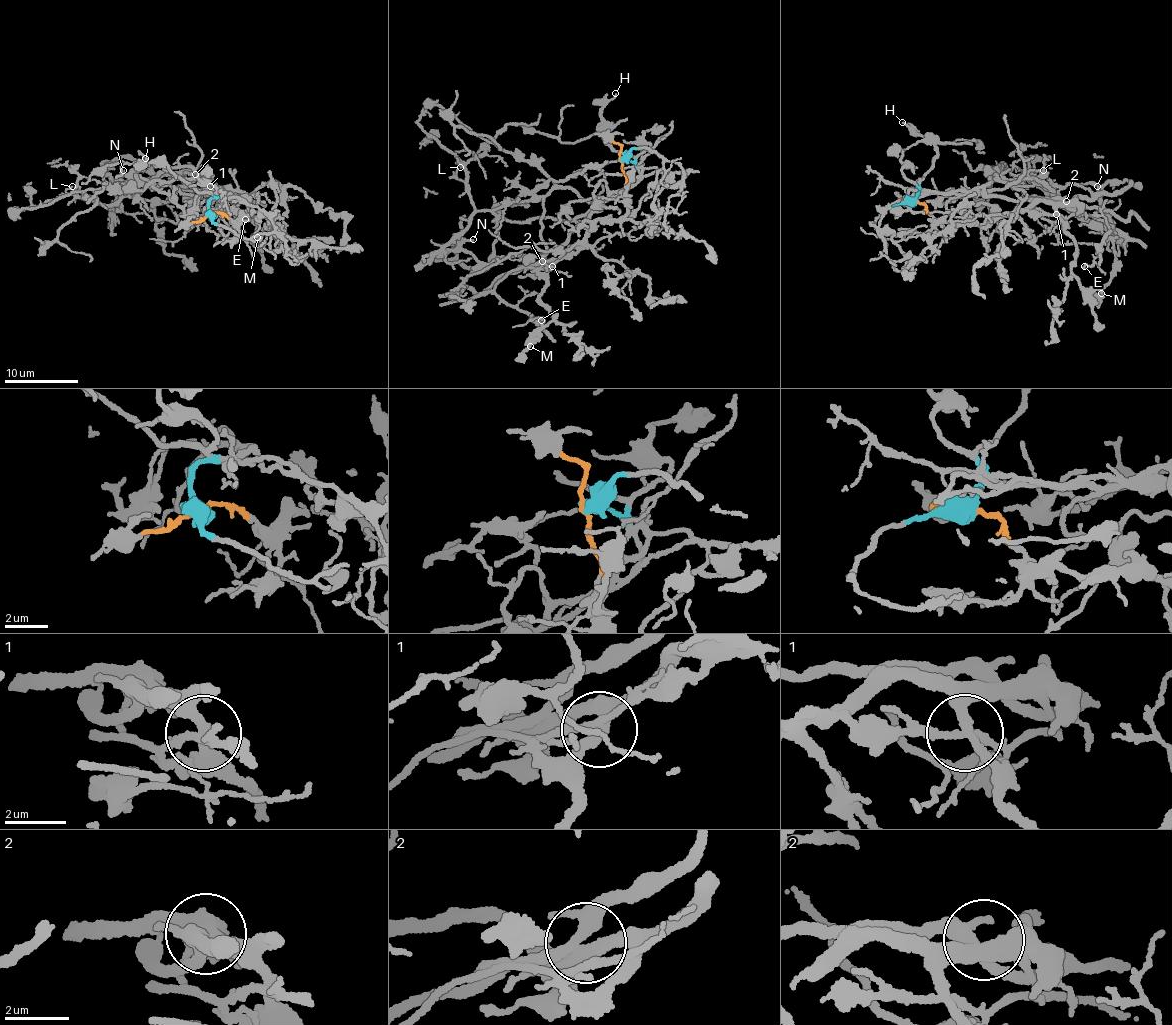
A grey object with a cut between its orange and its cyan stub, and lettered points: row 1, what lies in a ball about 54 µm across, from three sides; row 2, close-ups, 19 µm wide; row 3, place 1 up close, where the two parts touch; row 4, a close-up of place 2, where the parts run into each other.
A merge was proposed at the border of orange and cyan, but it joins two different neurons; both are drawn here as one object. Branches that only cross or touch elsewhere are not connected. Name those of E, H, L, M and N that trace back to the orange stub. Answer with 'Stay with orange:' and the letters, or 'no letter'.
Stay with orange: M, N

